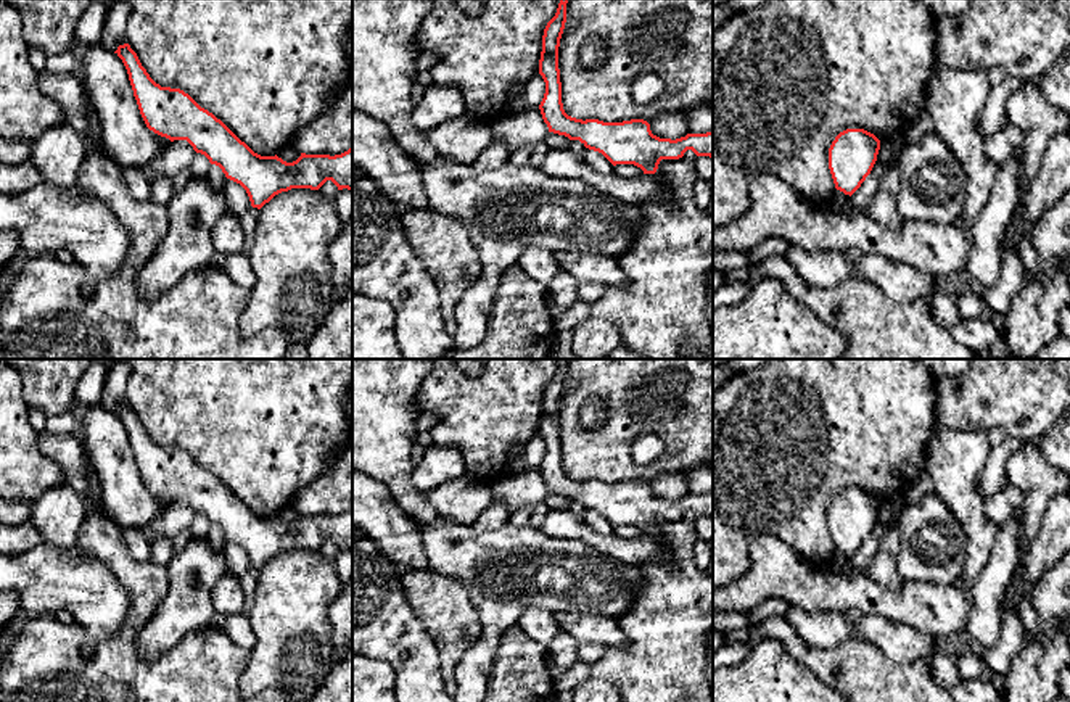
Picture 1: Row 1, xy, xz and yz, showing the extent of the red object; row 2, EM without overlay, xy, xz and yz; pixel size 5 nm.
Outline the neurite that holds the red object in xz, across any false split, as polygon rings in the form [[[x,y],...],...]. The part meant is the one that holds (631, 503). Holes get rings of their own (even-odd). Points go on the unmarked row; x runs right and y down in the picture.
[[[560,359],[555,377],[547,383],[542,396],[539,435],[545,443],[545,454],[539,465],[549,493],[579,501],[586,509],[602,514],[613,526],[634,525],[644,535],[655,535],[661,520],[679,520],[687,510],[697,517],[713,518],[713,491],[687,494],[671,501],[652,494],[644,480],[603,483],[599,480],[576,480],[565,473],[558,430],[558,407],[566,383],[568,359]]]

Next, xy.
[[[129,404],[119,406],[114,414],[127,430],[146,488],[171,502],[187,501],[246,551],[253,568],[261,570],[291,549],[319,551],[327,541],[338,551],[352,551],[352,506],[335,517],[301,514],[293,523],[277,515],[261,517],[188,454],[156,444]]]

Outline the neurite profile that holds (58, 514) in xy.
[[[63,483],[32,501],[31,522],[39,530],[43,544],[63,551],[76,544],[87,514],[82,498]]]

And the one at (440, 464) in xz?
[[[431,444],[414,467],[414,485],[428,491],[441,483],[465,477],[465,462],[459,448]]]

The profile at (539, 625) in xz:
[[[537,607],[525,609],[516,625],[534,641],[549,646],[560,633],[555,613]]]

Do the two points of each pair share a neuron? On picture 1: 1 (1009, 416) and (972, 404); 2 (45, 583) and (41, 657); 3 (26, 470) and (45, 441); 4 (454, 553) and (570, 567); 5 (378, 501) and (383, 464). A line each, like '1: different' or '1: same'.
1: same
2: different
3: different
4: same
5: different

